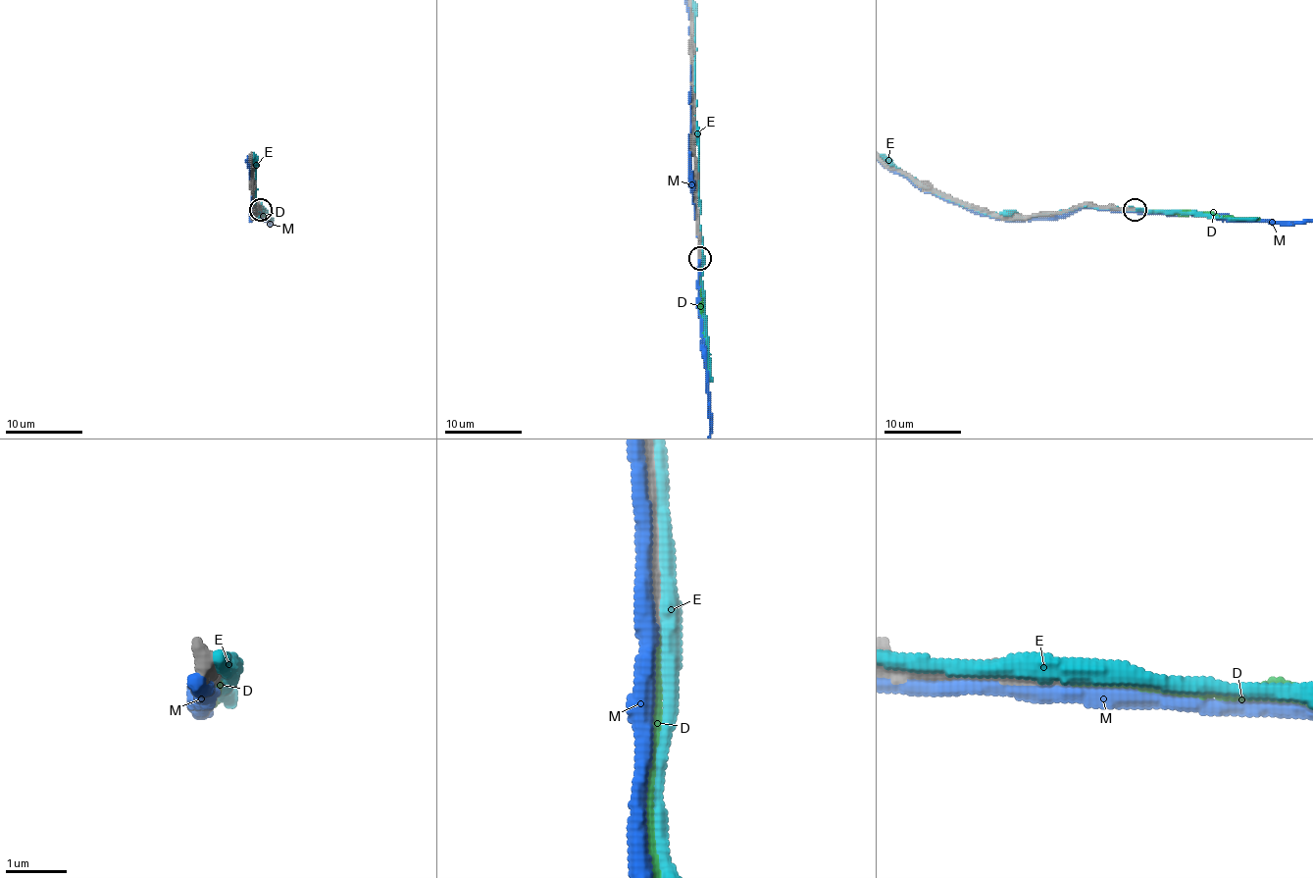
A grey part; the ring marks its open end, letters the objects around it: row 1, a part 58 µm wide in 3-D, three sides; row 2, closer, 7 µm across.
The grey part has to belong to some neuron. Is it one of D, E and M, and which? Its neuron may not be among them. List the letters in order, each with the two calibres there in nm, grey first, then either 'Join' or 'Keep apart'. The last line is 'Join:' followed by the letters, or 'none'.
D: Thickness 300 nm (grey) against 220 nm. Join
E: Thickness 280 nm (grey) against 240 nm. Keep apart
M: Thickness 260 nm (grey) against 260 nm. Keep apart
Join: D

